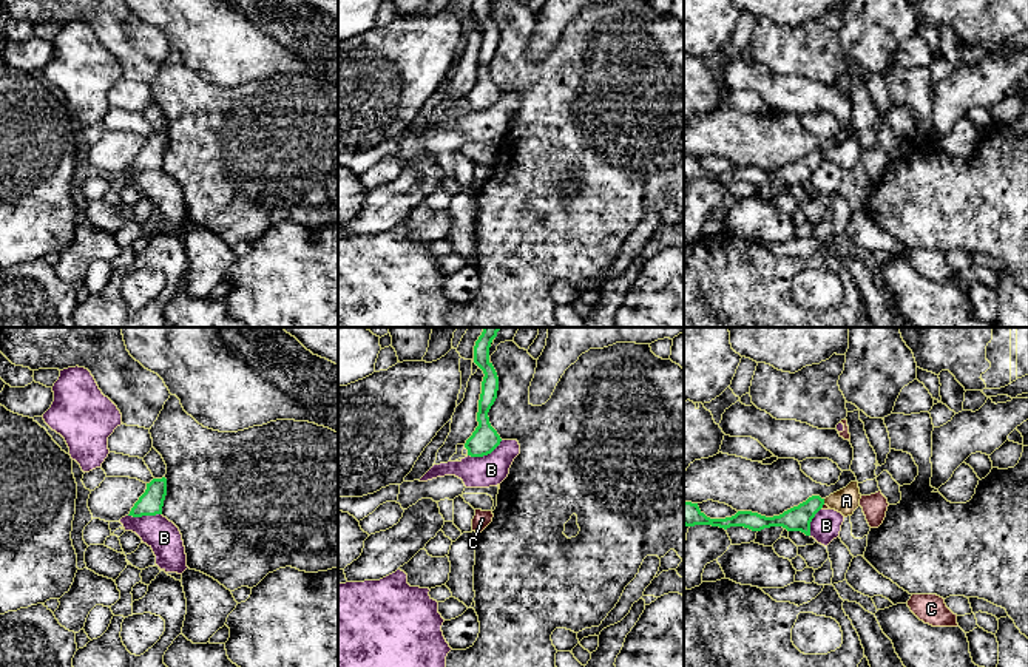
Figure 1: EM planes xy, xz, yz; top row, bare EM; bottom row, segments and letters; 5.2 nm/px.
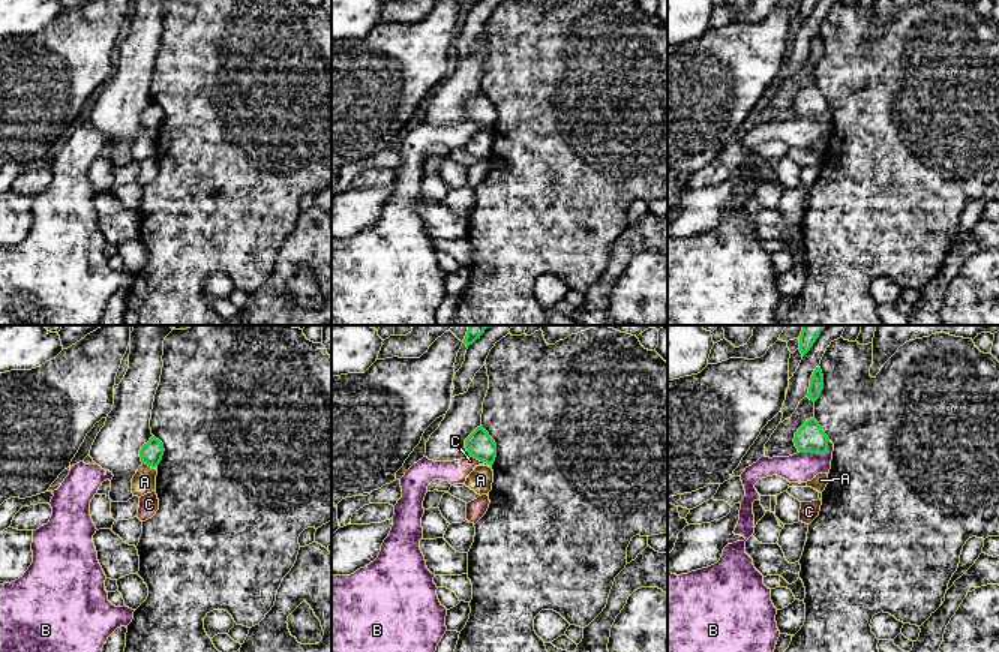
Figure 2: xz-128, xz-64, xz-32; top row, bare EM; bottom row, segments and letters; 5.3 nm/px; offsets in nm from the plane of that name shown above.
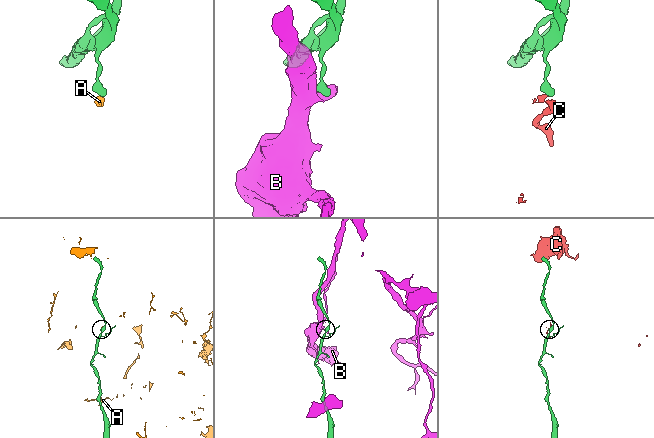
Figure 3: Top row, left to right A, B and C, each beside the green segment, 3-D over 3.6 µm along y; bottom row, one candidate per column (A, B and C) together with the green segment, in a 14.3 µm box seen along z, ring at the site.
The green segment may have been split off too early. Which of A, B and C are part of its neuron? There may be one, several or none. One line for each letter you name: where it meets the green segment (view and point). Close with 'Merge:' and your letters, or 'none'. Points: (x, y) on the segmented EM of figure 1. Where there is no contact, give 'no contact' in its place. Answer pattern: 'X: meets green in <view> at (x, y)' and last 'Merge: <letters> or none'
Merge: none

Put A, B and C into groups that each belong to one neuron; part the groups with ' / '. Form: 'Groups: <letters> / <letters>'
Groups: A / B C

